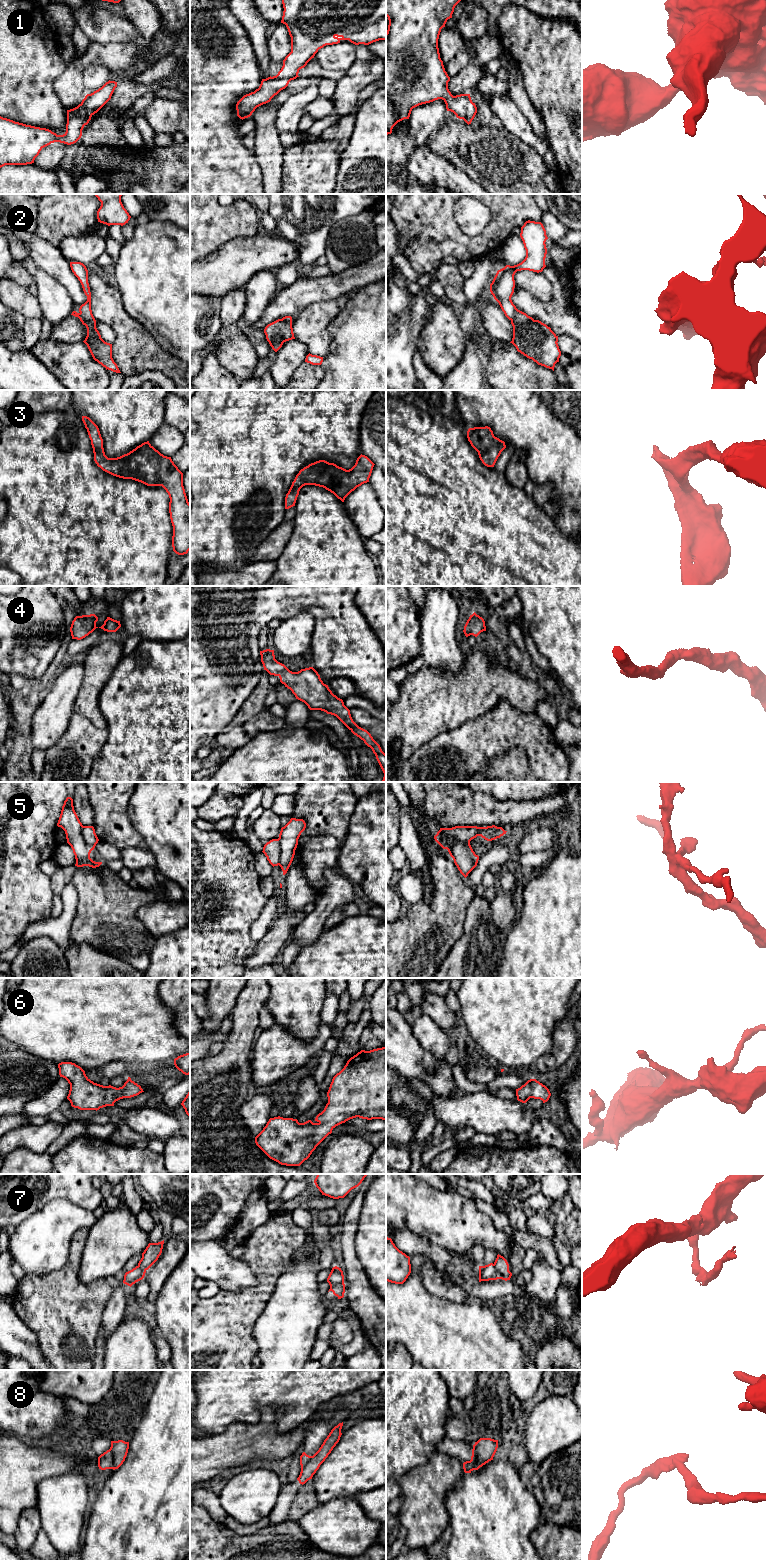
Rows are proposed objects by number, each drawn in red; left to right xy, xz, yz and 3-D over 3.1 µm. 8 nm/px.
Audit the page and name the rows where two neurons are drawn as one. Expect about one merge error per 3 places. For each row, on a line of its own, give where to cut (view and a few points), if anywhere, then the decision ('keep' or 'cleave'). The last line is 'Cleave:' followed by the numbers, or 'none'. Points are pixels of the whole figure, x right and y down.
1: no cut; keep
2: cut in xy along (79, 313), (86, 319), (95, 321); cleave
3: no cut; keep
4: no cut; keep
5: cut in xz along (278, 838), (279, 864); cleave
6: no cut; keep
7: cut in yz along (493, 1264), (499, 1278); cleave
8: cut in xy along (110, 1448), (112, 1468); cleave
Cleave: 2, 5, 7, 8

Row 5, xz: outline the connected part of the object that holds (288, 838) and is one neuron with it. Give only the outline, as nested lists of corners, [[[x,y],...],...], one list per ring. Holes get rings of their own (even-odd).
[[[291,818],[290,821],[281,828],[279,834],[280,860],[279,866],[285,875],[293,861],[298,839],[305,830],[306,823],[303,819]]]

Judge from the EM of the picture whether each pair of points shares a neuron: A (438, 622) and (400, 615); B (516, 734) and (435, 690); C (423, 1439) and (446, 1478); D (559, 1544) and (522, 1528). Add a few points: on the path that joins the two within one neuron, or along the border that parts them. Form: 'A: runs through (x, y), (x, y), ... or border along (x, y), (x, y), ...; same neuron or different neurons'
A: border along (417, 615), (421, 641); different neurons
B: border along (500, 701), (485, 713), (465, 721), (460, 726); different neurons
C: border along (436, 1450), (426, 1462), (413, 1468); different neurons
D: border along (541, 1521), (530, 1535), (535, 1549); different neurons

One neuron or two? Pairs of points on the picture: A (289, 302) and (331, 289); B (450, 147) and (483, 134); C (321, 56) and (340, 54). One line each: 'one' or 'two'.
A: one
B: one
C: one

